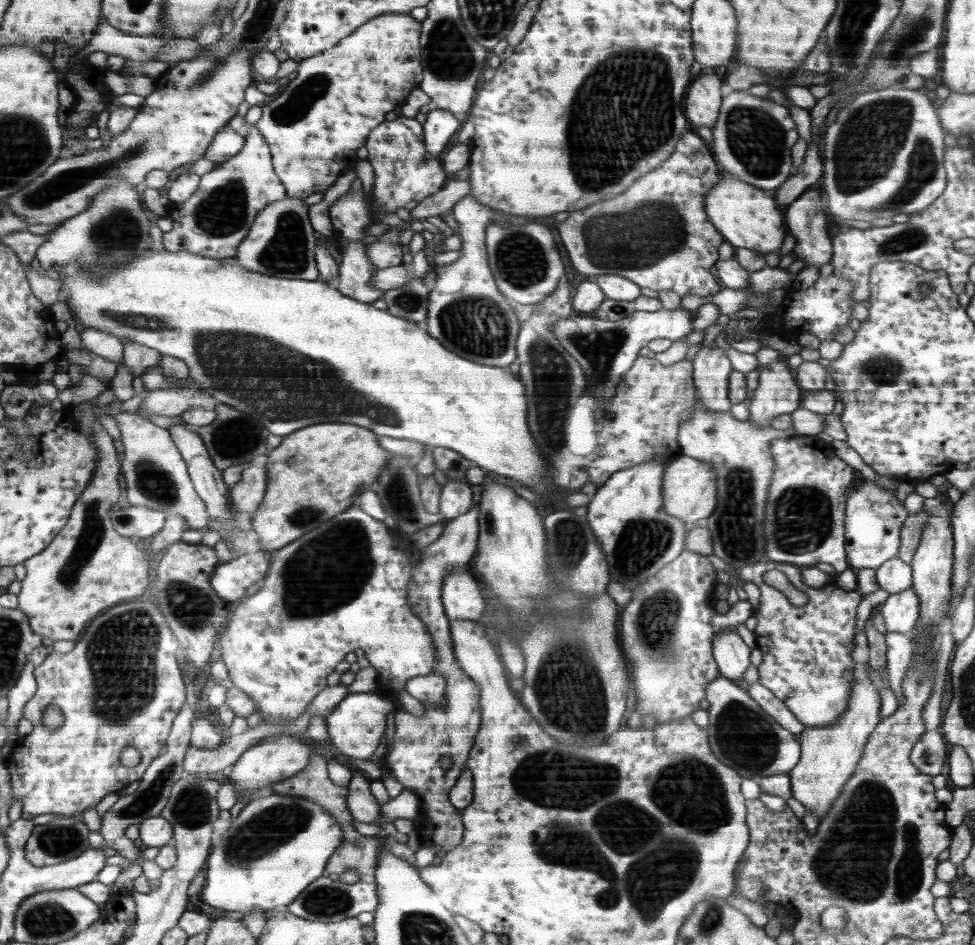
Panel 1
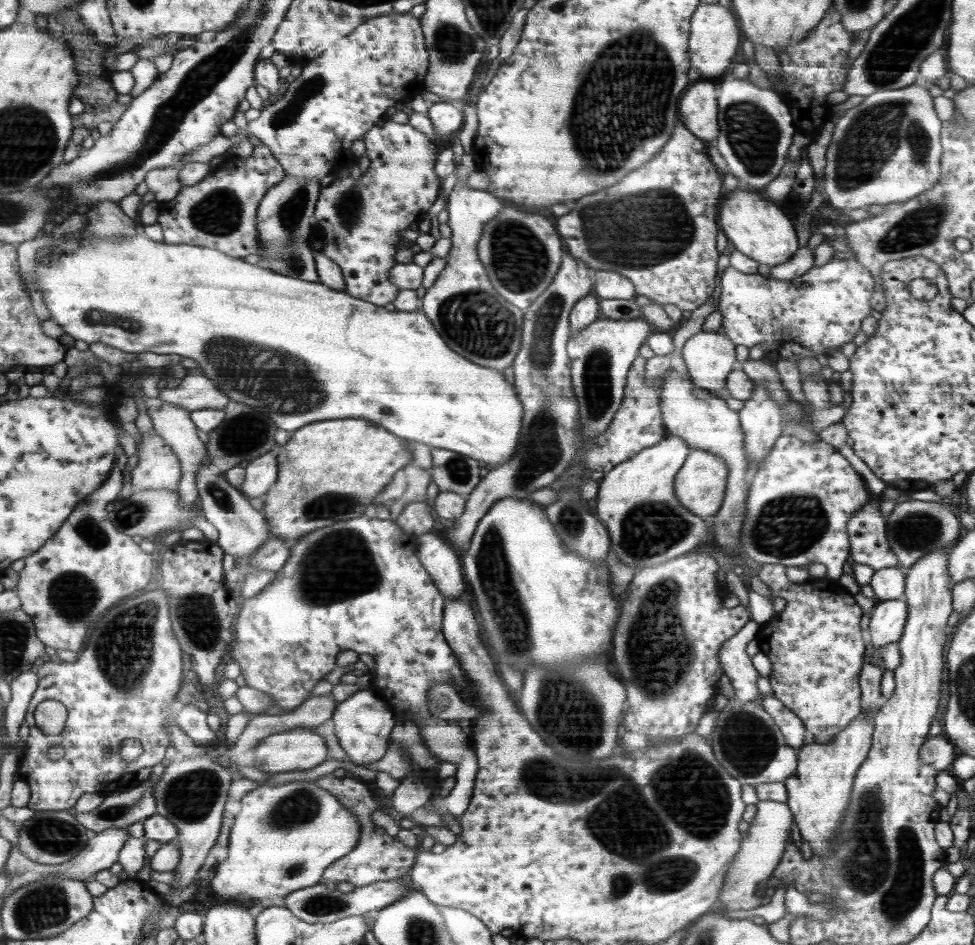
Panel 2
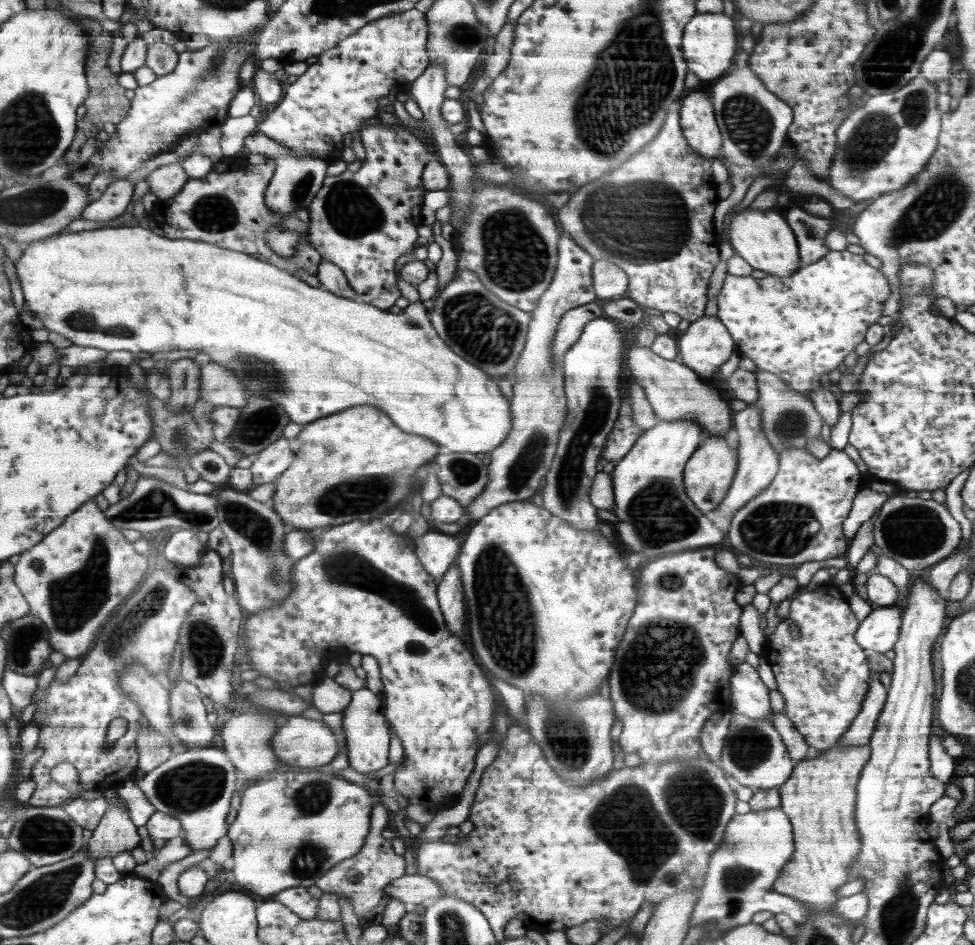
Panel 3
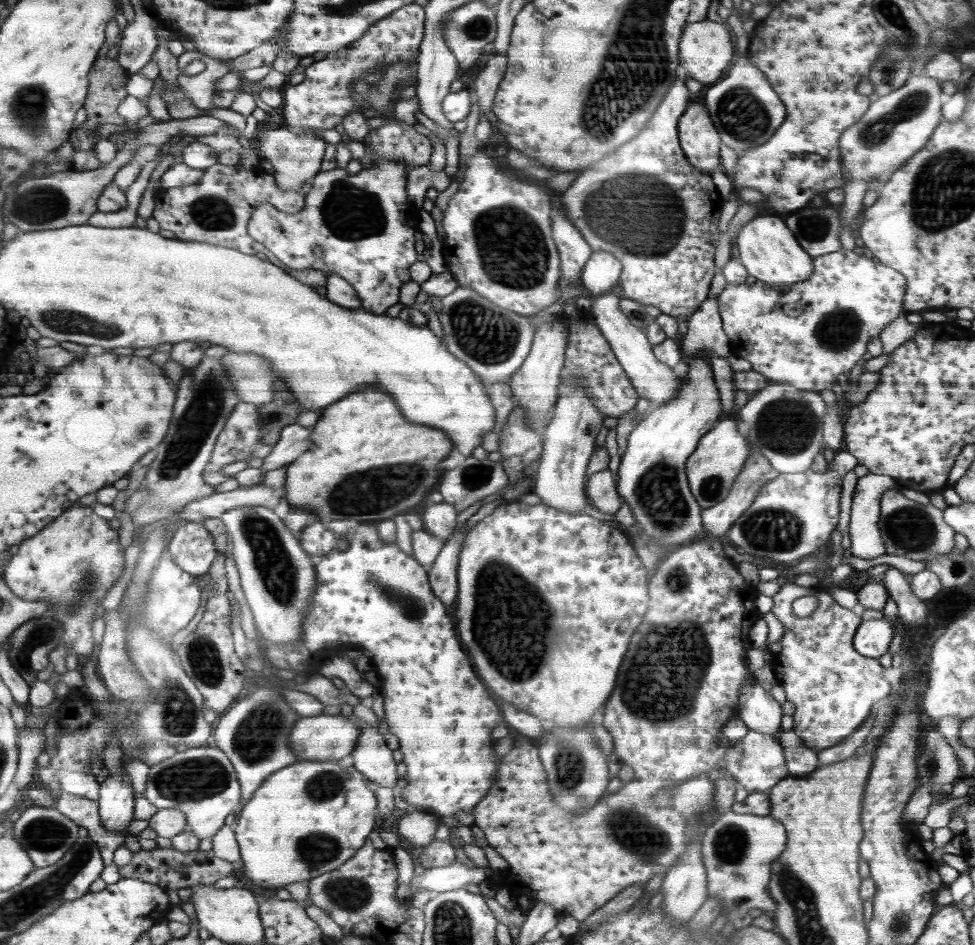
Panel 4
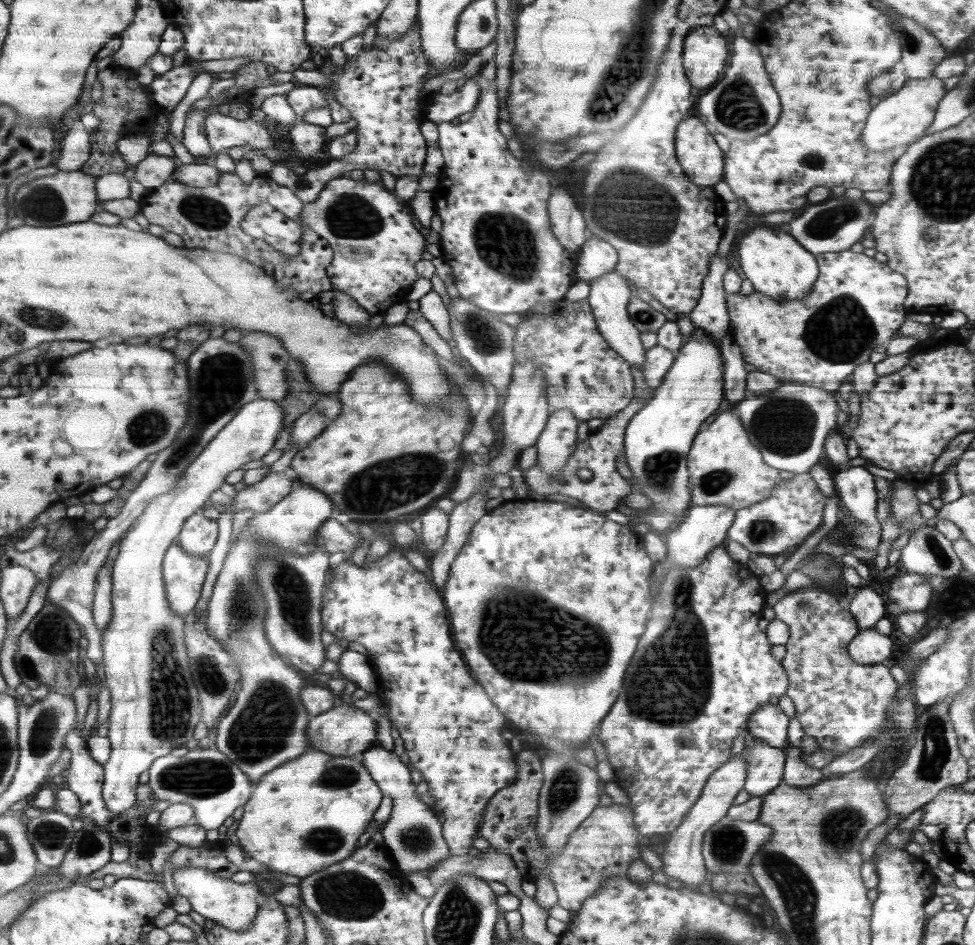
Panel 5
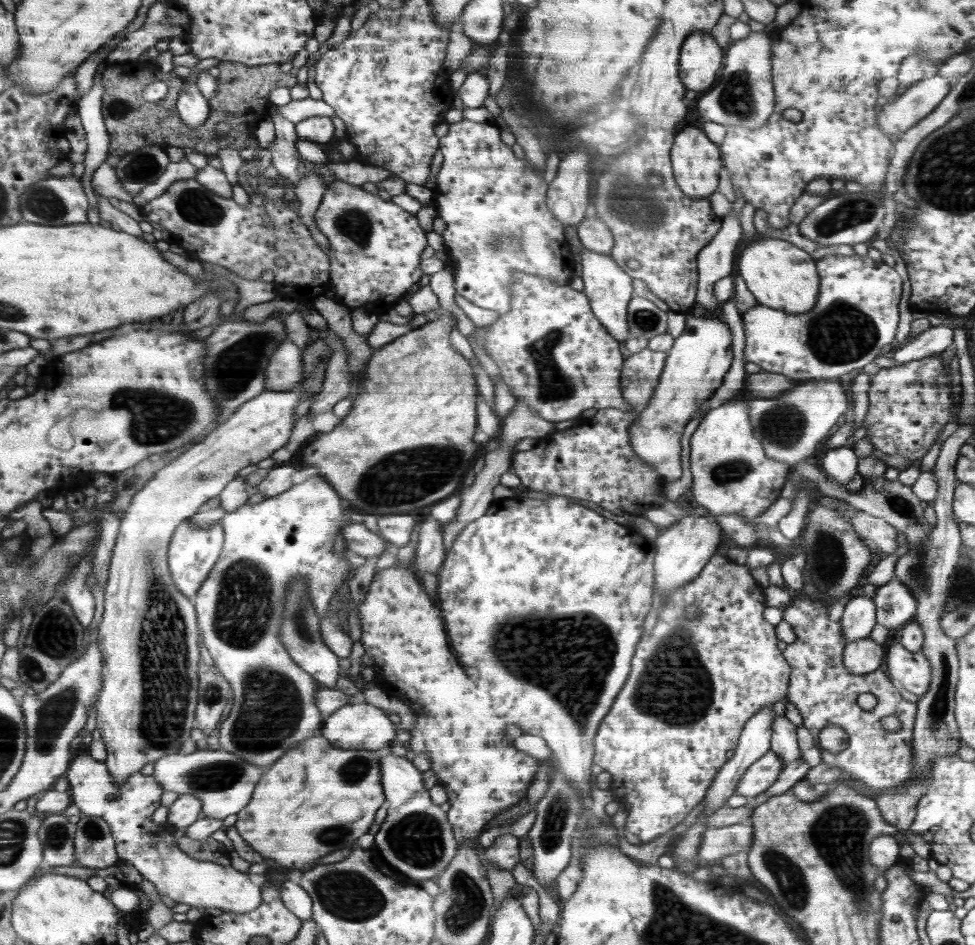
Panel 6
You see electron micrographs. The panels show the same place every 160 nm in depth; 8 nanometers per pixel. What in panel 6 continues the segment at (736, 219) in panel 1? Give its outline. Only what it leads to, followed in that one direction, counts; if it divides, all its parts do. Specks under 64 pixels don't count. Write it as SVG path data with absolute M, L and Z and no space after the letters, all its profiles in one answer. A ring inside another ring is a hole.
M762 237L742 250L738 272L760 305L802 314L813 309L820 294L821 277L816 261L804 249L787 240Z

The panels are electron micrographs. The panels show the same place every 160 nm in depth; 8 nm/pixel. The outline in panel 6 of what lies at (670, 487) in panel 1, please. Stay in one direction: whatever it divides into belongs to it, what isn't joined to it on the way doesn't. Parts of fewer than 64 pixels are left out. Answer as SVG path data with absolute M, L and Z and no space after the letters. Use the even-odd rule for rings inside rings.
M736 397L722 406L706 413L690 439L690 470L693 476L692 494L696 504L711 515L740 514L755 521L758 515L767 511L778 500L780 490L786 484L790 465L772 460L750 426L750 404Z

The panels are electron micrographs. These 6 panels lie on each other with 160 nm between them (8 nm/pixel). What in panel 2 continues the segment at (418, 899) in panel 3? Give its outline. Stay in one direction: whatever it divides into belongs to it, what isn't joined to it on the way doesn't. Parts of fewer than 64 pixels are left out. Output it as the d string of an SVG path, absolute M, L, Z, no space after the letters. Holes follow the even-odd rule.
M404 876L401 879L392 881L382 881L364 887L355 887L352 892L343 893L335 889L329 891L324 884L316 884L314 887L307 887L300 891L294 891L284 897L284 906L289 909L294 916L304 920L309 924L330 924L350 916L364 916L370 911L380 911L396 903L406 893L422 892L420 887L412 883L412 878Z

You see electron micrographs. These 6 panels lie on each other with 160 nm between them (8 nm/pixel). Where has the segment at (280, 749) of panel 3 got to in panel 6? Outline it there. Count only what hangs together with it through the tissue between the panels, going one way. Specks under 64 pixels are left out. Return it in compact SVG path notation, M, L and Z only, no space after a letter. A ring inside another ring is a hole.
M346 703L342 708L324 718L324 726L320 728L320 733L330 741L330 744L336 745L338 748L377 751L384 748L390 740L394 740L396 726L388 720L384 711L372 704Z

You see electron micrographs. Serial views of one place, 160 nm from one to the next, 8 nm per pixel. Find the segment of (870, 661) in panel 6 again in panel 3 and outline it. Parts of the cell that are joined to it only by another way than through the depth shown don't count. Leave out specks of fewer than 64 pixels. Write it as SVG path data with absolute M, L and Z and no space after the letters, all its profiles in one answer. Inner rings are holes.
M874 606L856 632L857 643L868 653L883 655L894 649L901 631L901 622L902 615L898 606Z

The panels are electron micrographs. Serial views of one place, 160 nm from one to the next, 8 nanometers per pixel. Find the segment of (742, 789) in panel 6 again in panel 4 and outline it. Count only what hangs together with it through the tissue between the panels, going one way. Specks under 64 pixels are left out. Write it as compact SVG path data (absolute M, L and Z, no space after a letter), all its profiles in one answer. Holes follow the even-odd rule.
M748 729L744 738L729 746L728 755L725 756L725 767L740 786L750 793L770 791L782 778L787 777L789 771L786 770L787 762L784 762L785 752L782 752L782 747L779 736Z

